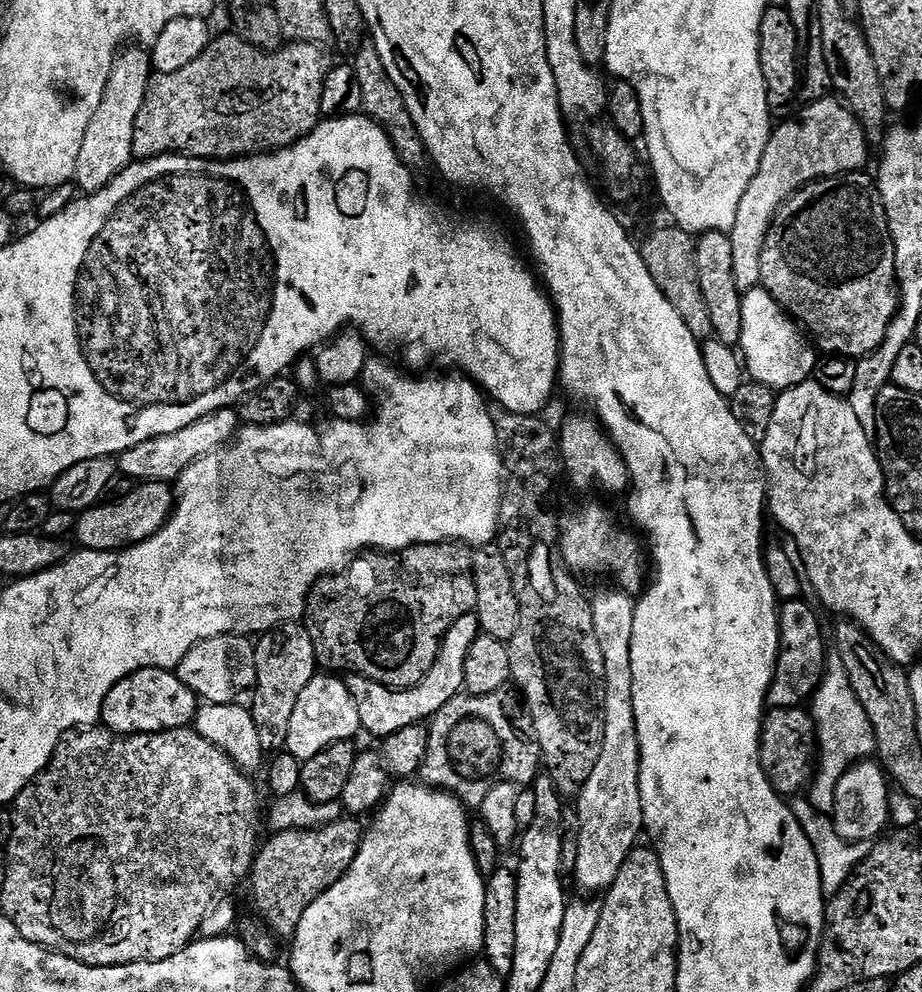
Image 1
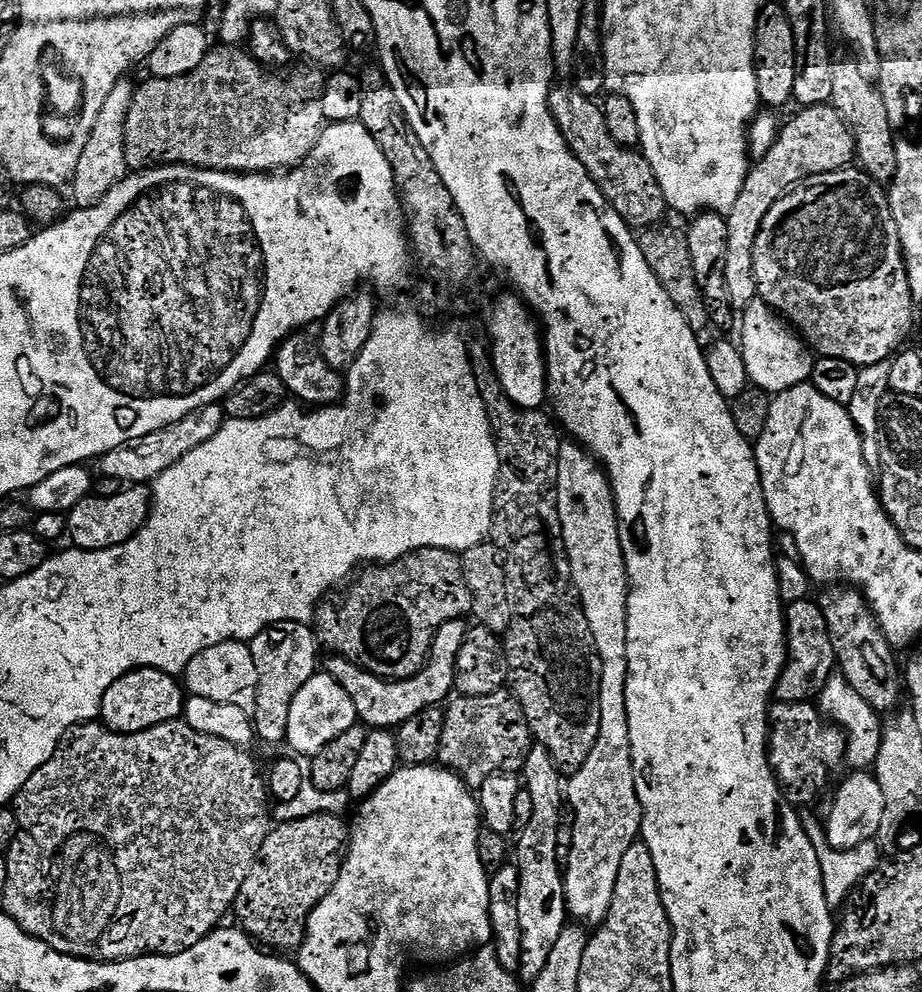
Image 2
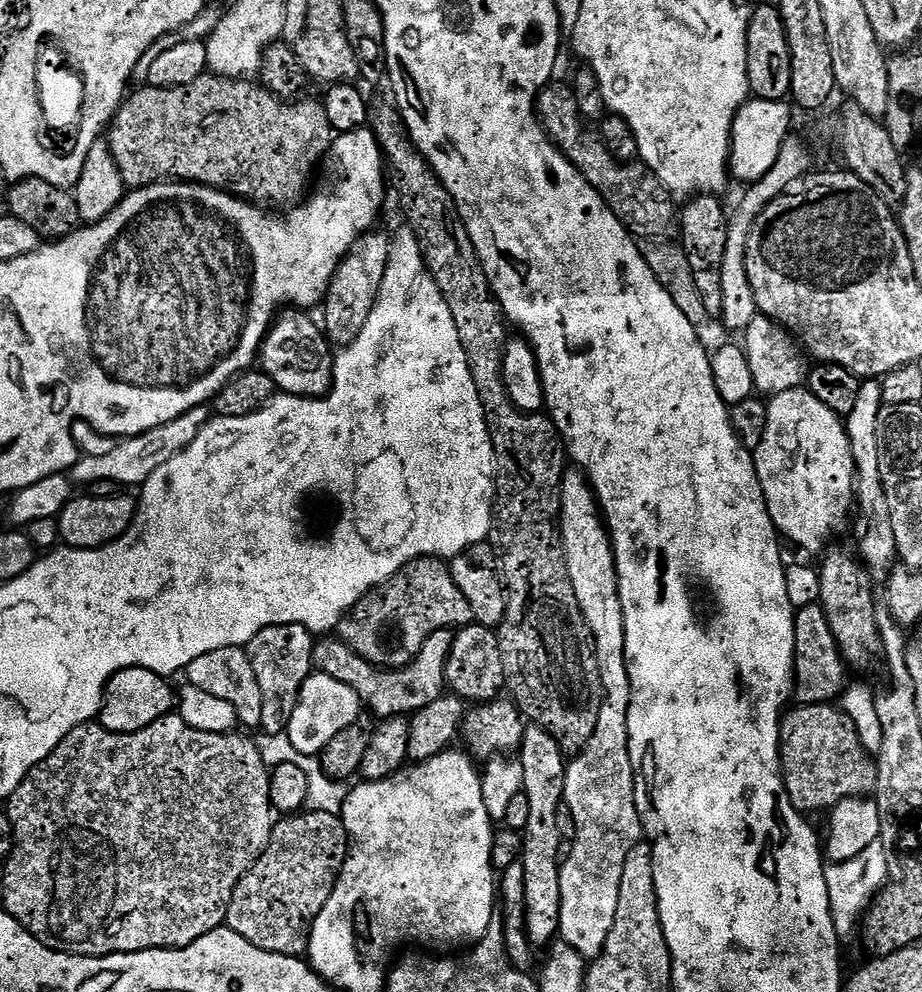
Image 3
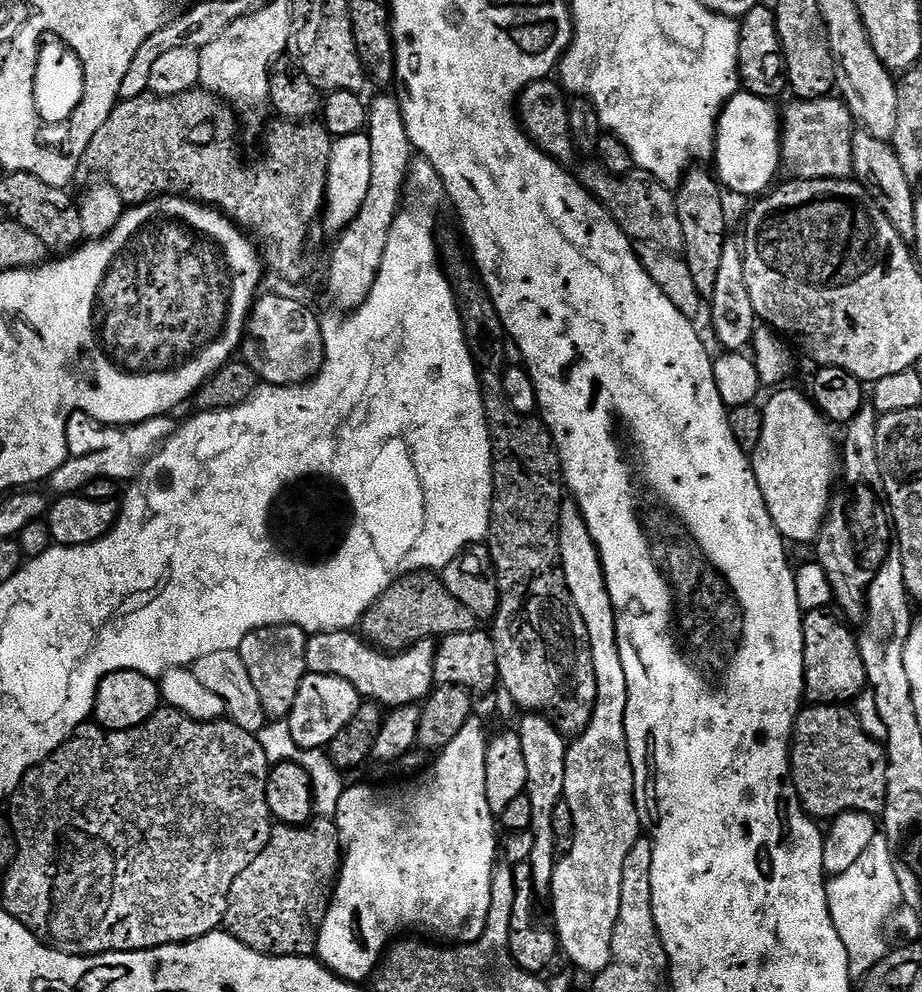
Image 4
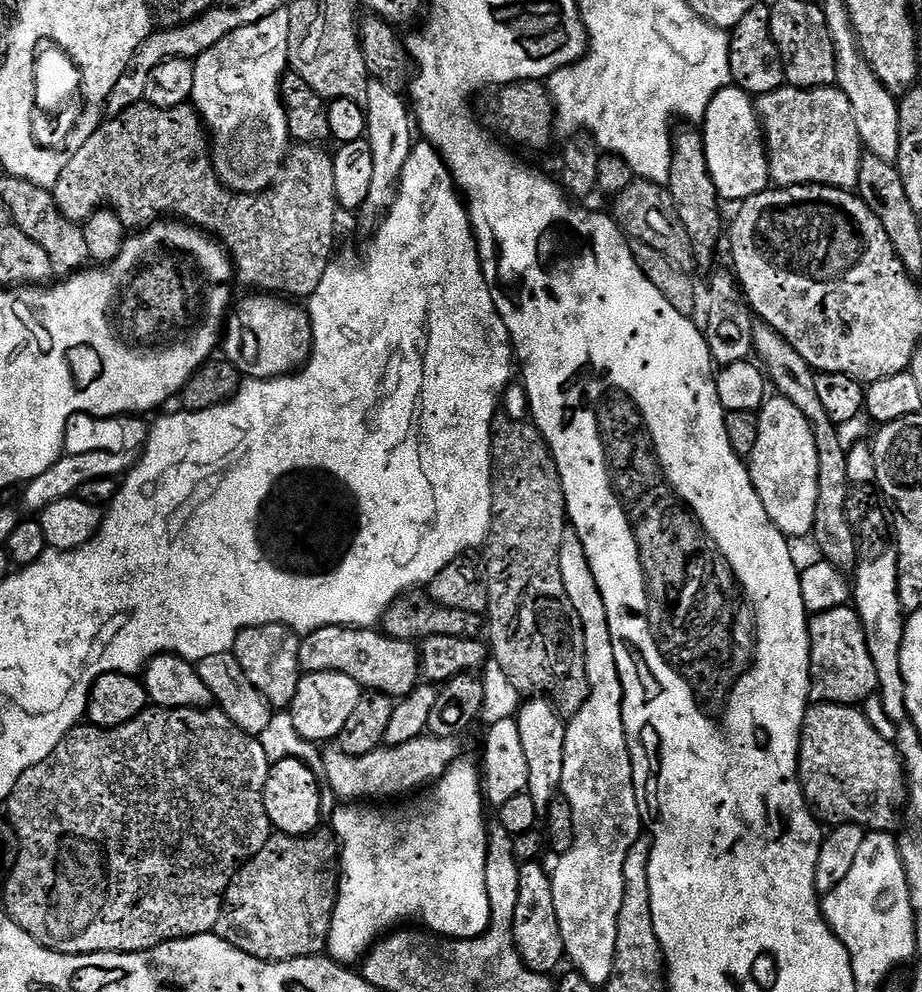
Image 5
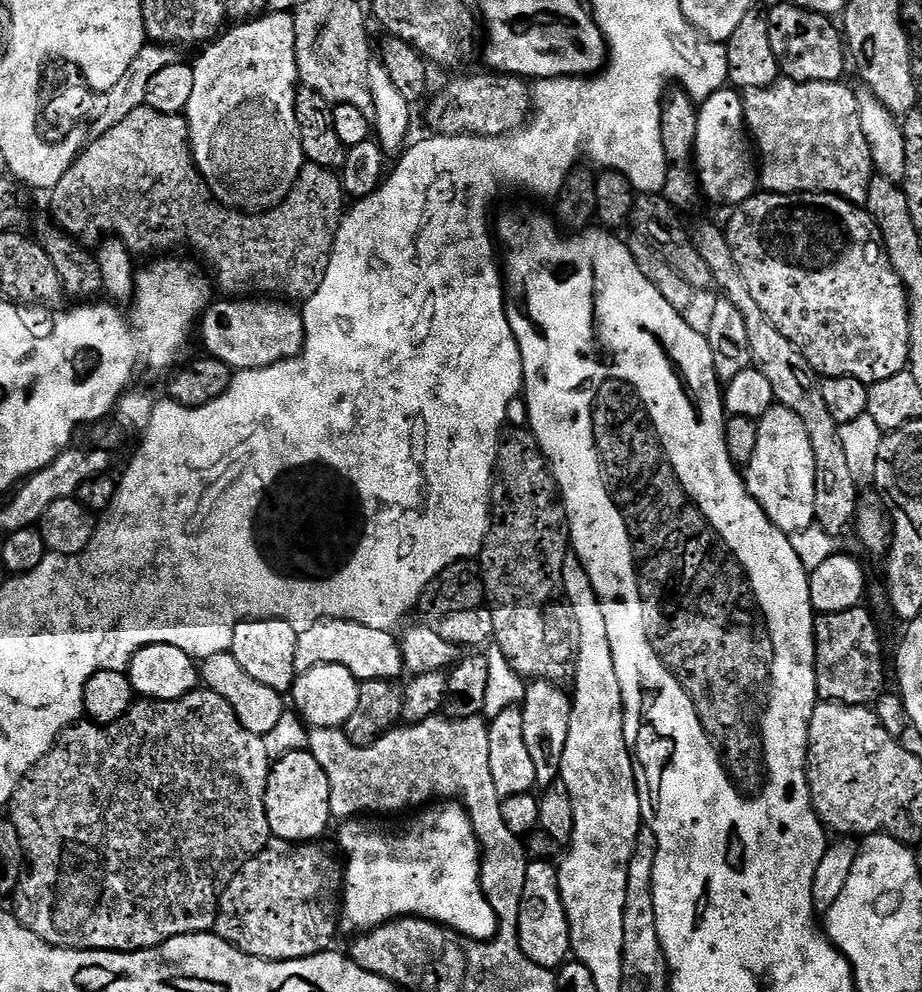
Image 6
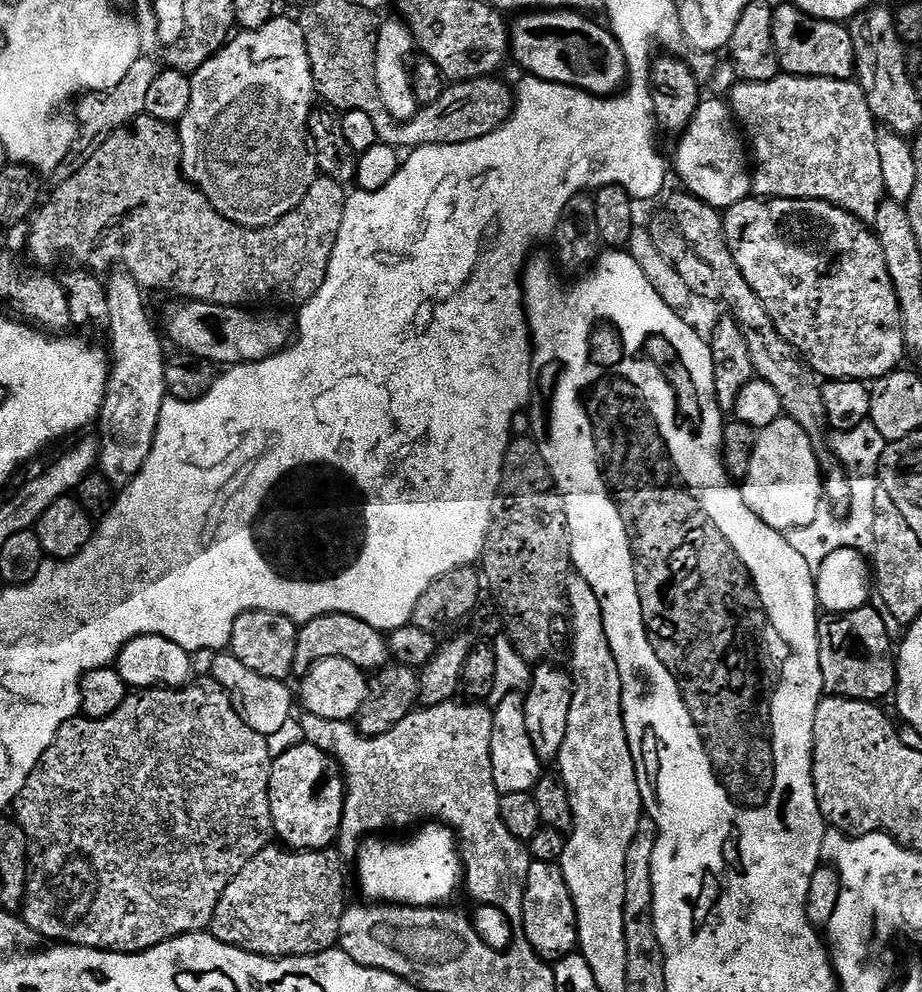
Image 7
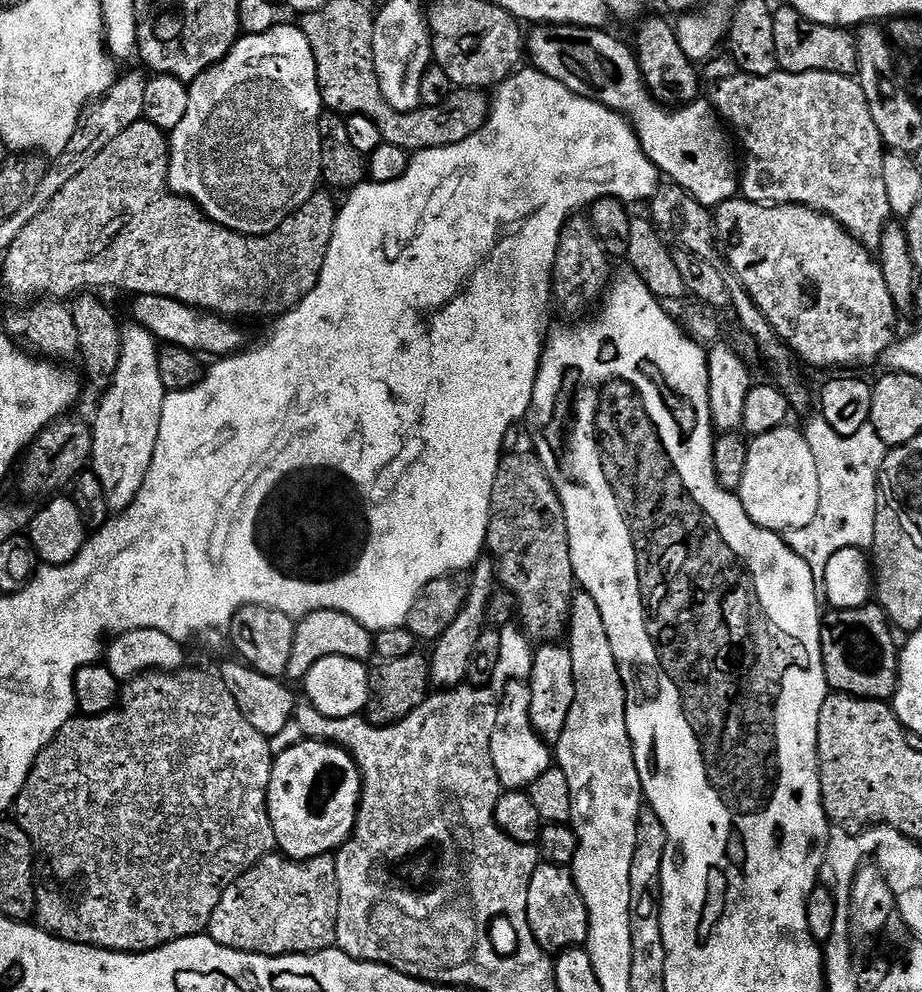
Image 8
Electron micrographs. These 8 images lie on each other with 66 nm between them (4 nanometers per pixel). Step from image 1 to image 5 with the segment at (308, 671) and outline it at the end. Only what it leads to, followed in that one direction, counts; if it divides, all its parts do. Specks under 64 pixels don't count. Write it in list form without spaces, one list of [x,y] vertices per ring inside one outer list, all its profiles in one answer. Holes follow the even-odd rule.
[[[267,624],[266,626],[250,626],[242,630],[236,639],[234,654],[238,658],[238,666],[254,682],[254,686],[273,710],[291,709],[294,694],[298,694],[298,682],[302,675],[300,670],[301,633],[288,628],[285,624]]]

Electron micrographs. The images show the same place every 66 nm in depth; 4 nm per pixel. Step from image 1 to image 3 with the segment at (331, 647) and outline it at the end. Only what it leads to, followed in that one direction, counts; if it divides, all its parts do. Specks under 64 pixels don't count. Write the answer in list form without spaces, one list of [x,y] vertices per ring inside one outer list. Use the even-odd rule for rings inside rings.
[[[422,556],[363,596],[341,620],[338,636],[350,650],[362,654],[366,662],[380,668],[405,668],[434,630],[459,630],[470,623],[473,623],[470,602],[458,590],[451,567],[443,559]]]

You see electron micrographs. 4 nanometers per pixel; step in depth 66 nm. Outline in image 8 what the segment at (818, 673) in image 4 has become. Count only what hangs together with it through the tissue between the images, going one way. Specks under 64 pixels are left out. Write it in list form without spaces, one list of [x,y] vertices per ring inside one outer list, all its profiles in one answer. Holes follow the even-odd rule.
[[[875,602],[829,613],[820,626],[820,649],[829,689],[836,694],[855,696],[858,700],[891,701],[896,695],[900,661],[898,640],[896,644],[888,615]]]

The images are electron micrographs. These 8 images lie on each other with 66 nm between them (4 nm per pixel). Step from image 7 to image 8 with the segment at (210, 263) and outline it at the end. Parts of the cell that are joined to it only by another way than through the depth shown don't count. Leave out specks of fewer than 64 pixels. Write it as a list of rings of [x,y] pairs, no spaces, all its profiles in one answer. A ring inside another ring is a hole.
[[[142,118],[138,122],[134,122],[134,126],[130,126],[130,130],[122,130],[122,134],[118,134],[118,138],[114,138],[114,142],[110,142],[110,146],[106,146],[106,150],[102,150],[102,154],[98,154],[98,158],[94,158],[94,162],[90,162],[90,166],[86,166],[86,170],[82,170],[82,174],[78,174],[78,178],[73,178],[55,196],[54,202],[50,202],[50,206],[46,206],[46,210],[42,210],[42,214],[38,214],[38,218],[34,218],[34,222],[30,222],[26,226],[26,230],[22,230],[22,234],[18,234],[18,238],[14,238],[8,251],[3,253],[4,284],[8,287],[9,294],[17,296],[20,302],[32,302],[37,298],[55,298],[57,301],[64,302],[77,294],[87,293],[89,289],[121,288],[122,291],[128,292],[127,294],[137,296],[154,294],[155,296],[174,298],[191,308],[200,308],[203,312],[214,312],[217,316],[229,318],[241,318],[240,316],[272,316],[271,318],[276,318],[289,312],[291,308],[297,308],[302,302],[302,298],[306,298],[306,294],[310,294],[310,290],[314,290],[314,286],[322,274],[322,266],[326,262],[326,254],[330,250],[330,242],[334,238],[338,211],[337,201],[332,201],[327,196],[327,194],[329,195],[327,191],[317,190],[297,212],[290,214],[290,218],[286,218],[286,222],[282,222],[282,226],[278,226],[270,234],[244,236],[240,232],[235,232],[214,222],[200,209],[200,205],[172,191],[172,187],[168,184],[169,147],[170,140],[165,129],[154,126],[149,120]]]

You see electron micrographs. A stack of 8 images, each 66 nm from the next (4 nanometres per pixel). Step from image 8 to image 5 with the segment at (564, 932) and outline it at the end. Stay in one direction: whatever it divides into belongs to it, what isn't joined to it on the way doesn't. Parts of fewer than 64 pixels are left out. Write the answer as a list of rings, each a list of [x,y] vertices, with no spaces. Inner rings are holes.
[[[543,863],[520,865],[518,874],[518,906],[514,909],[514,942],[522,962],[530,970],[538,974],[548,976],[559,966],[565,963],[564,943],[562,942],[562,930],[558,922],[558,913],[554,910],[554,890],[552,889],[552,878],[549,869],[543,868]]]

